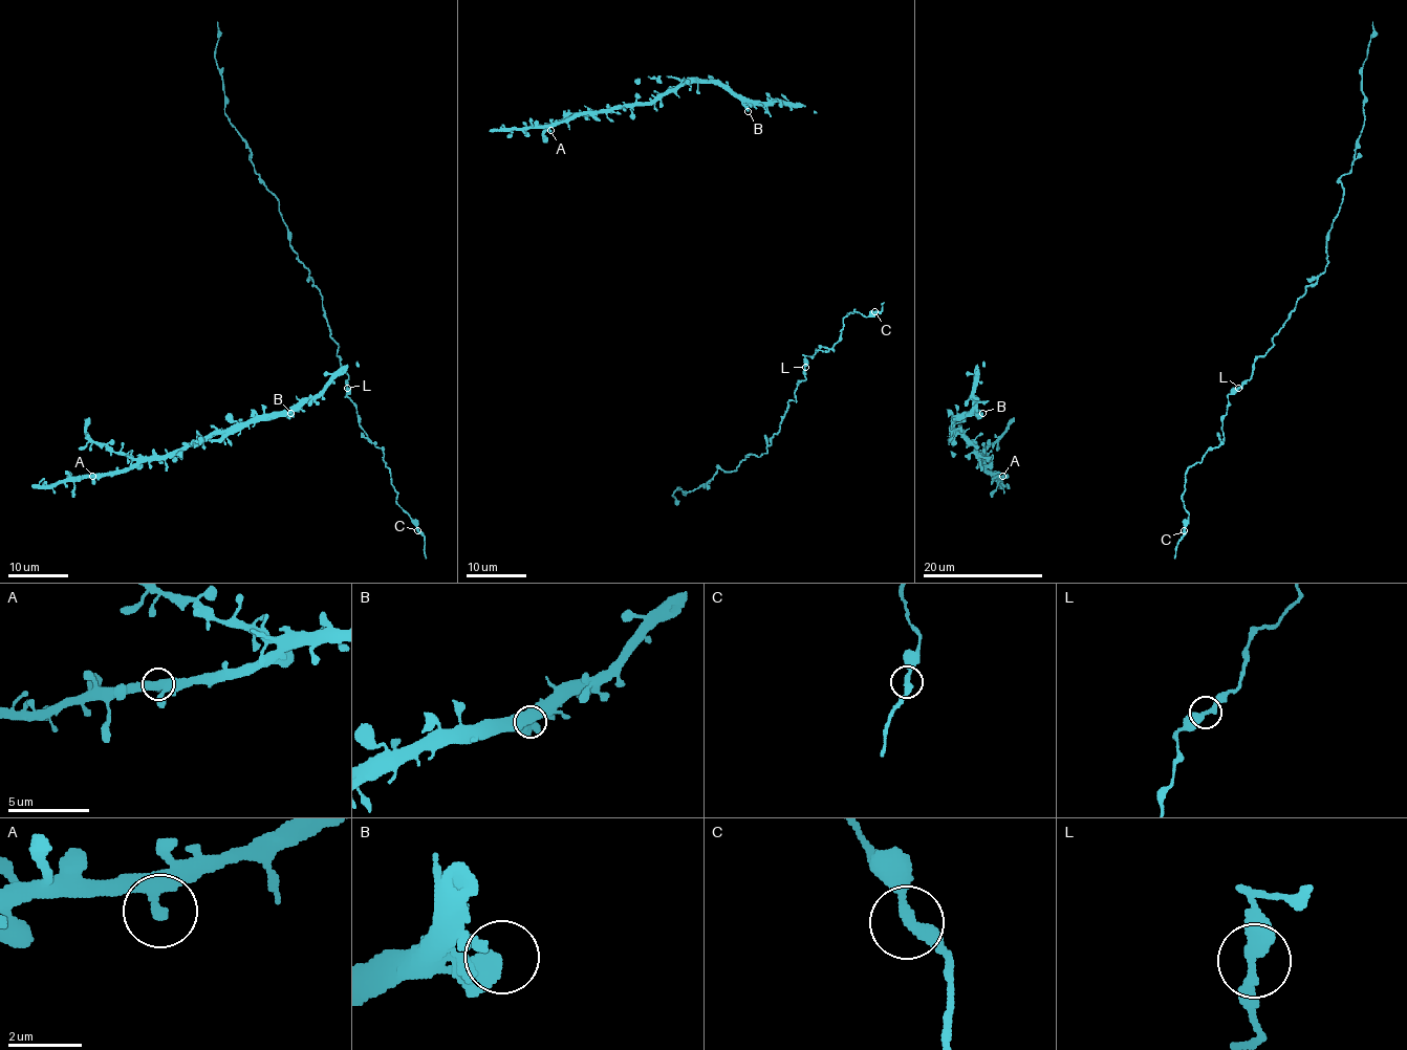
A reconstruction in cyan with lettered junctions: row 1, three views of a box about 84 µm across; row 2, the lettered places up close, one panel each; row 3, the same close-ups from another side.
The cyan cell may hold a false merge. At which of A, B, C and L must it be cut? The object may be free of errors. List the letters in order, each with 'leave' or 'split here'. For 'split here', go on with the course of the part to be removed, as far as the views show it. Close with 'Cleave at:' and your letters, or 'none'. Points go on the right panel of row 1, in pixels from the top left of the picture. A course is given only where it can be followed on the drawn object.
A: leave
B: leave
C: leave
L: leave
Cleave at: none

